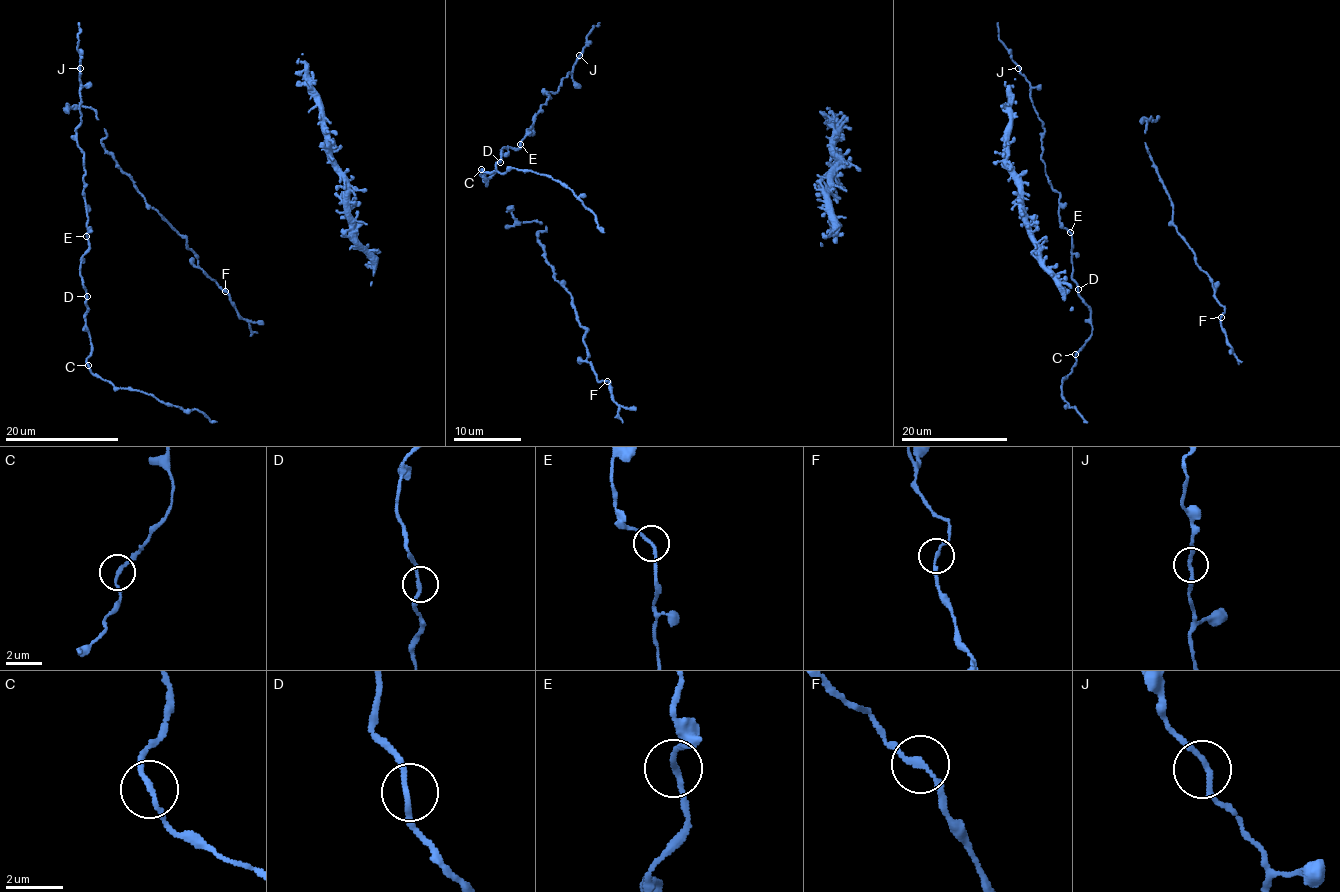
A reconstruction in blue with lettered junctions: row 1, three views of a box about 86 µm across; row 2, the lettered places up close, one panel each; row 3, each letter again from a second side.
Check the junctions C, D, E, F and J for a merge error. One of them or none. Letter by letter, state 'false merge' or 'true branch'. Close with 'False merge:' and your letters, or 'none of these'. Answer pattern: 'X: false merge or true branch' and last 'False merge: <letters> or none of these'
C: true branch
D: true branch
E: true branch
F: true branch
J: true branch
False merge: none of these

